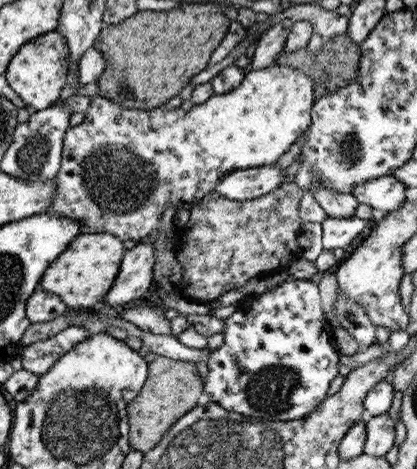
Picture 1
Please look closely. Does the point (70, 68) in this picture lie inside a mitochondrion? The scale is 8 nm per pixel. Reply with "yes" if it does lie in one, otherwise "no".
no

